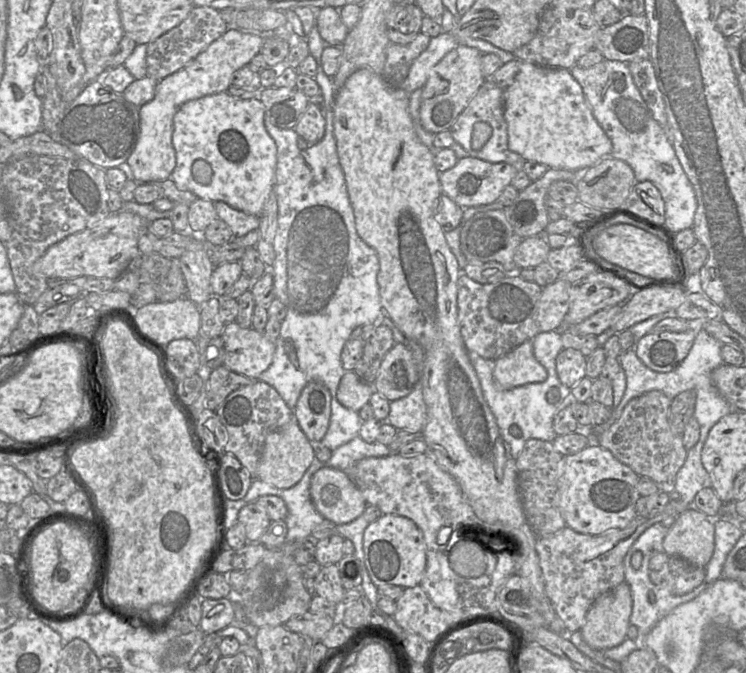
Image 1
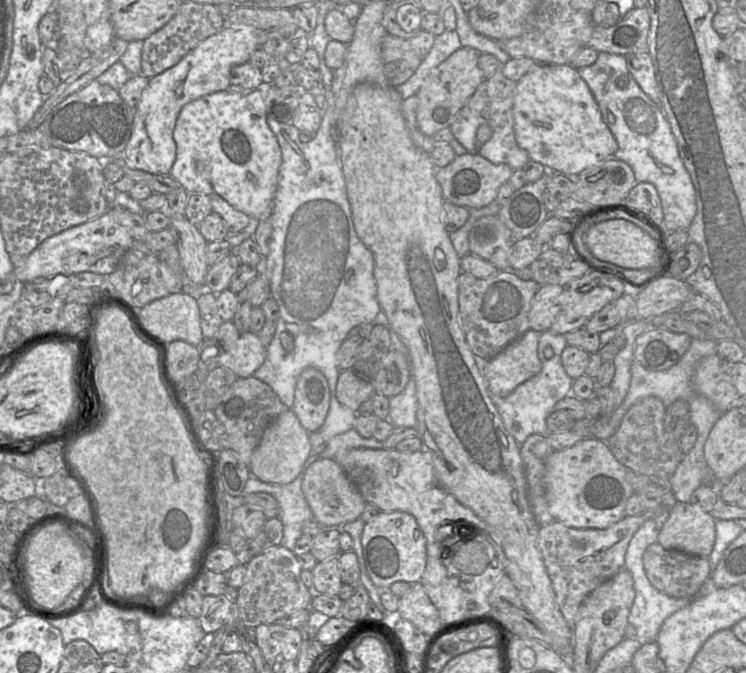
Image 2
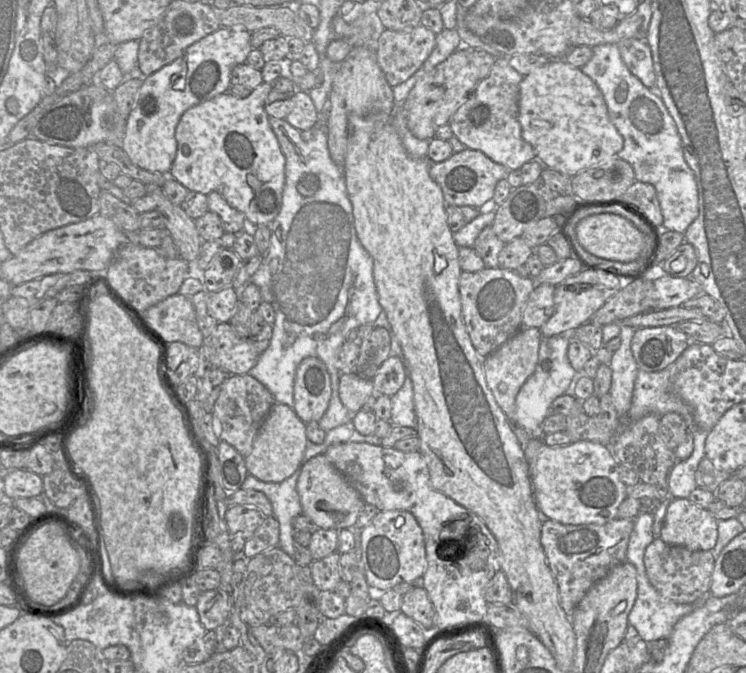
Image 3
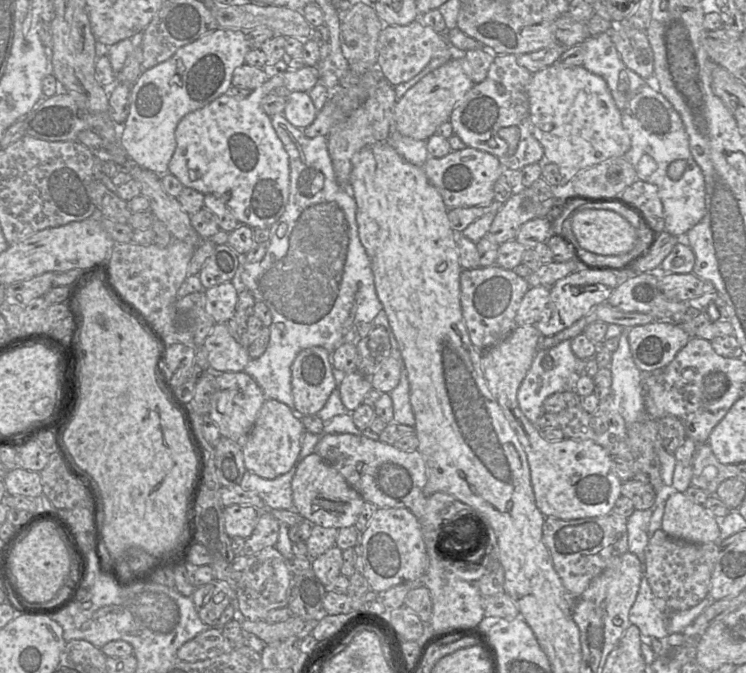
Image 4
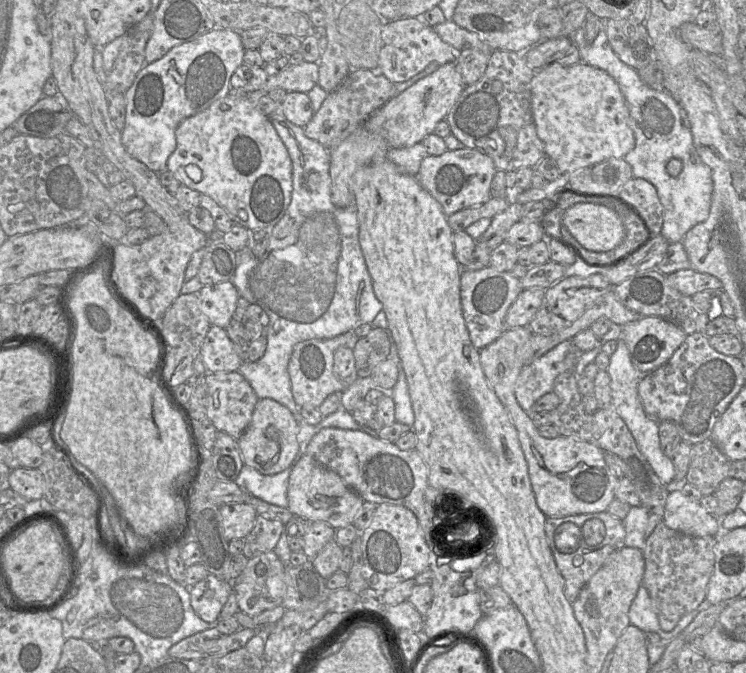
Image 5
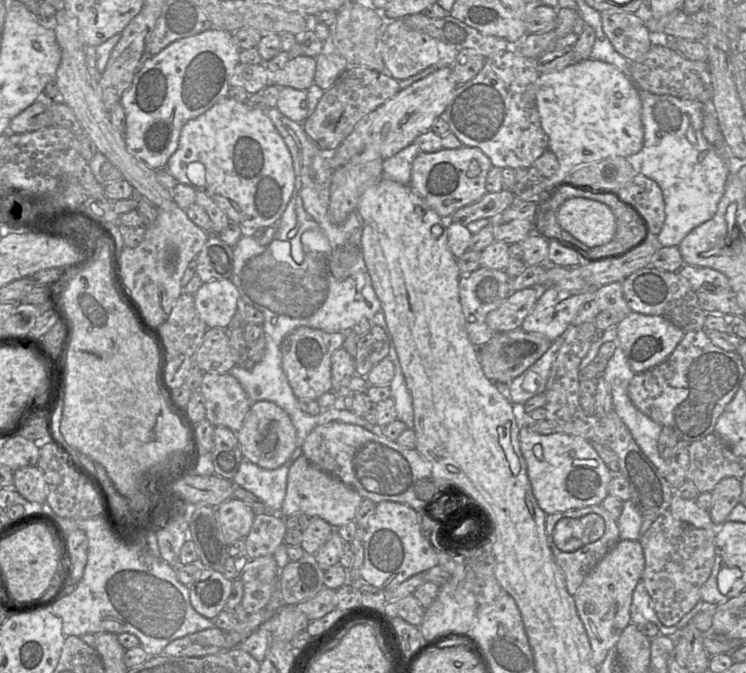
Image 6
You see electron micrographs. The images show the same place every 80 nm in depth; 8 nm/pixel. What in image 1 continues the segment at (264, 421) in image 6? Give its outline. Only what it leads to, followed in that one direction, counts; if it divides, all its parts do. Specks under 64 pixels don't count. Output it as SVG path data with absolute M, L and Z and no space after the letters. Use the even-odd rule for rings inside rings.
M293 418L266 436L257 467L257 478L277 488L290 488L303 477L314 459L315 444L307 438Z

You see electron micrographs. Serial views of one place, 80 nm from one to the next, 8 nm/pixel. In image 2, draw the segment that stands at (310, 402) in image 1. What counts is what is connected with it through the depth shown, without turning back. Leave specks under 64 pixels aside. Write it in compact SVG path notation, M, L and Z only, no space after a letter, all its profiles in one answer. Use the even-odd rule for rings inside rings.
M306 367L298 376L292 411L309 432L323 425L330 406L330 388L324 374L315 367Z

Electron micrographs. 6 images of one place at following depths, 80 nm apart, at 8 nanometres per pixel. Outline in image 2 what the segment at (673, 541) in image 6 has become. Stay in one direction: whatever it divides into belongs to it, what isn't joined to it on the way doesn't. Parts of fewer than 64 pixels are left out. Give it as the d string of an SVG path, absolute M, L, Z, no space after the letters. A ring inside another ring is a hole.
M659 542L651 544L646 549L643 563L652 586L674 598L688 598L695 595L702 585L711 578L708 557L696 556L675 549L665 549Z

